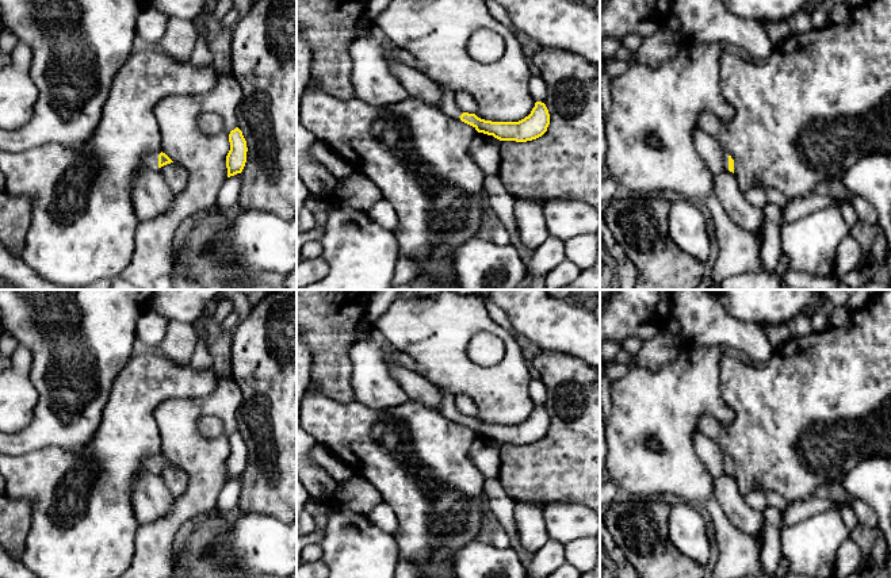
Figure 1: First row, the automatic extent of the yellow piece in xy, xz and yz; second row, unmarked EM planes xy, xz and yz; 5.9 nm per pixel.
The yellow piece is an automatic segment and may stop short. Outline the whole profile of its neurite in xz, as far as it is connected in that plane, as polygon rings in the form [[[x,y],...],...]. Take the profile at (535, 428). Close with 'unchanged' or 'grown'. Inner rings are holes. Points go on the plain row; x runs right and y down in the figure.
[[[444,388],[440,412],[451,421],[473,429],[478,436],[493,439],[500,444],[527,445],[542,440],[550,428],[550,417],[544,406],[536,405],[531,417],[519,425],[492,425],[475,417],[462,416],[455,406],[455,397]]] | grown

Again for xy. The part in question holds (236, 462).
[[[236,430],[229,437],[230,453],[226,459],[227,481],[241,476],[246,466],[246,444],[242,435]]] | unchanged

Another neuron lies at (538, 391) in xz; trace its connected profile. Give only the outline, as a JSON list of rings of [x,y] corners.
[[[540,378],[531,379],[528,390],[534,403],[544,406],[547,390],[542,379]]]

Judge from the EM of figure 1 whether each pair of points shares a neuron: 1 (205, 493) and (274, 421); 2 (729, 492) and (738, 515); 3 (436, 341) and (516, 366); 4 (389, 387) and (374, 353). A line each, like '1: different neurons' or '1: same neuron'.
1: different neurons
2: same neuron
3: same neuron
4: same neuron

